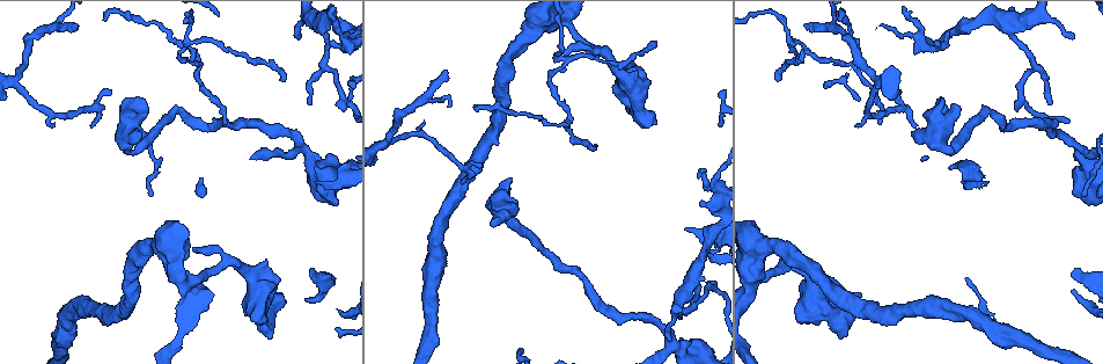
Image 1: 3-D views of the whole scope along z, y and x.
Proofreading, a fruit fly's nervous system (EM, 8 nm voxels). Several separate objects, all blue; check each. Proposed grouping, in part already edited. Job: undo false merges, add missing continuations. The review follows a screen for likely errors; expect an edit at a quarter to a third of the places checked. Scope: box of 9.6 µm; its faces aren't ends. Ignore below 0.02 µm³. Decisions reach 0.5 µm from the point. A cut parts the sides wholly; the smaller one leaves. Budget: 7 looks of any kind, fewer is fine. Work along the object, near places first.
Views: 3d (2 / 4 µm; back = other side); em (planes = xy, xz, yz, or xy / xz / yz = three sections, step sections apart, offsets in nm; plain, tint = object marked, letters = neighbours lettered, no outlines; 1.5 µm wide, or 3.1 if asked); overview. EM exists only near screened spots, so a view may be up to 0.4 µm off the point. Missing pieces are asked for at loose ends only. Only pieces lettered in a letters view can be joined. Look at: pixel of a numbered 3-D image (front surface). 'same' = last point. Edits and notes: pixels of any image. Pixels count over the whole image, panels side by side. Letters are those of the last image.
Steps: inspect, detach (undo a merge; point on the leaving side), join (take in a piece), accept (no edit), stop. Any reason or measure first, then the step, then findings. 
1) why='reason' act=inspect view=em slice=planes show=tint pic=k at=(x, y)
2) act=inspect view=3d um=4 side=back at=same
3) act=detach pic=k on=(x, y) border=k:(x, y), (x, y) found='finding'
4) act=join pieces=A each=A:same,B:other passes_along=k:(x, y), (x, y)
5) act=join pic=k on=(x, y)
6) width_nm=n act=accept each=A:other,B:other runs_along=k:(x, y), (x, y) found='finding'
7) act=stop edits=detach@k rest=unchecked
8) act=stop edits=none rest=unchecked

why='free end' act=inspect view=em slice=planes show=letters pic=1 at=(1073, 38)

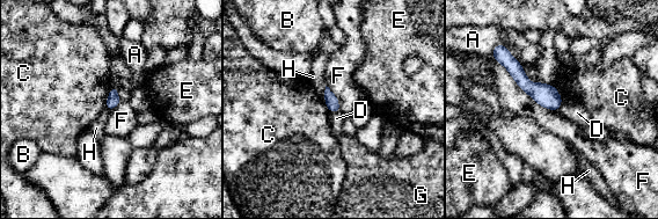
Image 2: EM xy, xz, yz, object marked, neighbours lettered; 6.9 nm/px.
width_nm=90 act=accept each=A:other,B:other,C:other,D:other,E:other,F:other,G:other,H:other found='no lettered piece goes on from it'

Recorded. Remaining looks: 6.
act=inspect view=em slice=xy step=8 show=letters pic=1 at=(879, 124)

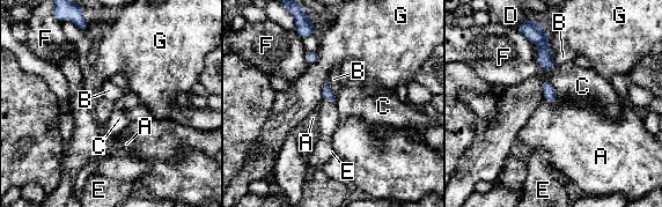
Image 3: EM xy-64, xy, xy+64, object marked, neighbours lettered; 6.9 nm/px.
act=inspect view=em slice=planes show=letters at=same

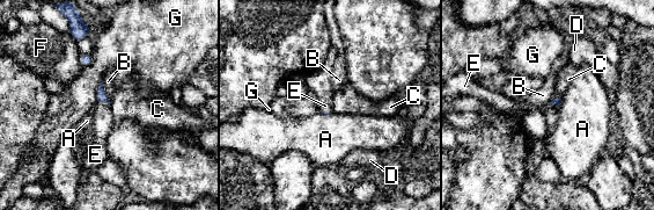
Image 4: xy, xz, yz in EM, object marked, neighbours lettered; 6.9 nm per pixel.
longest_contact=G:150nm act=join pieces=E each=A:other,B:other,C:other,D:other,E:same,F:other,G:other passes_along=4:(102, 96), (103, 101), (101, 121) found='the cell continues'

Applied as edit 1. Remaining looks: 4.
why='redraw' act=inspect view=overview

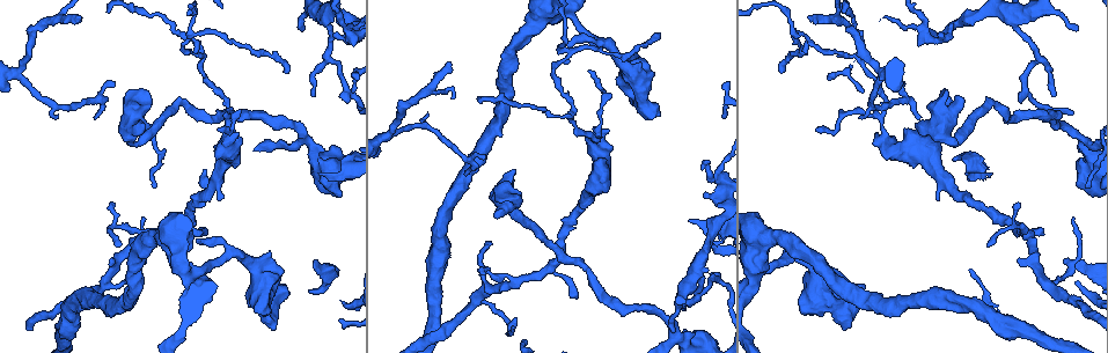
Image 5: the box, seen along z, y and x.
why='branch stops here' act=inspect view=3d um=4 pic=5 at=(450, 62)

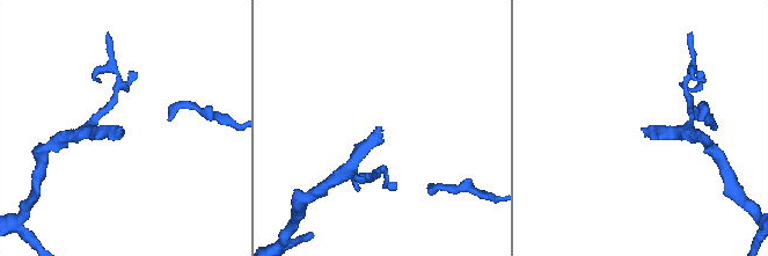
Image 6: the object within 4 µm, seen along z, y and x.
act=inspect view=em slice=yz step=4 show=letters pic=6 at=(643, 131)

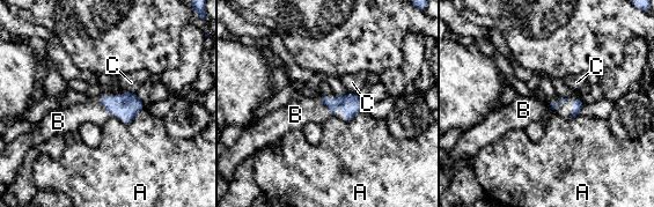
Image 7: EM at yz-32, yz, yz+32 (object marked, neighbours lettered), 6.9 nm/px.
act=inspect view=em slice=planes show=letters at=same

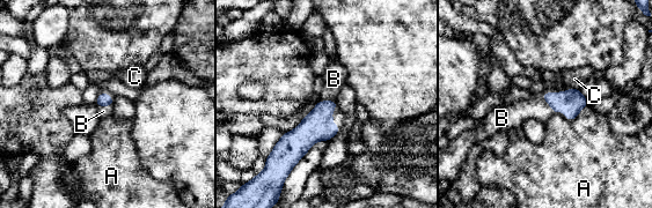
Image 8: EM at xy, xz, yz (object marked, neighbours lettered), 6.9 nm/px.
act=join pieces=B each=A:other,B:same,C:other found='the cell continues'

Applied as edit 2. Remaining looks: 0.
act=stop edits=join@4,join@8 rest=unchecked

